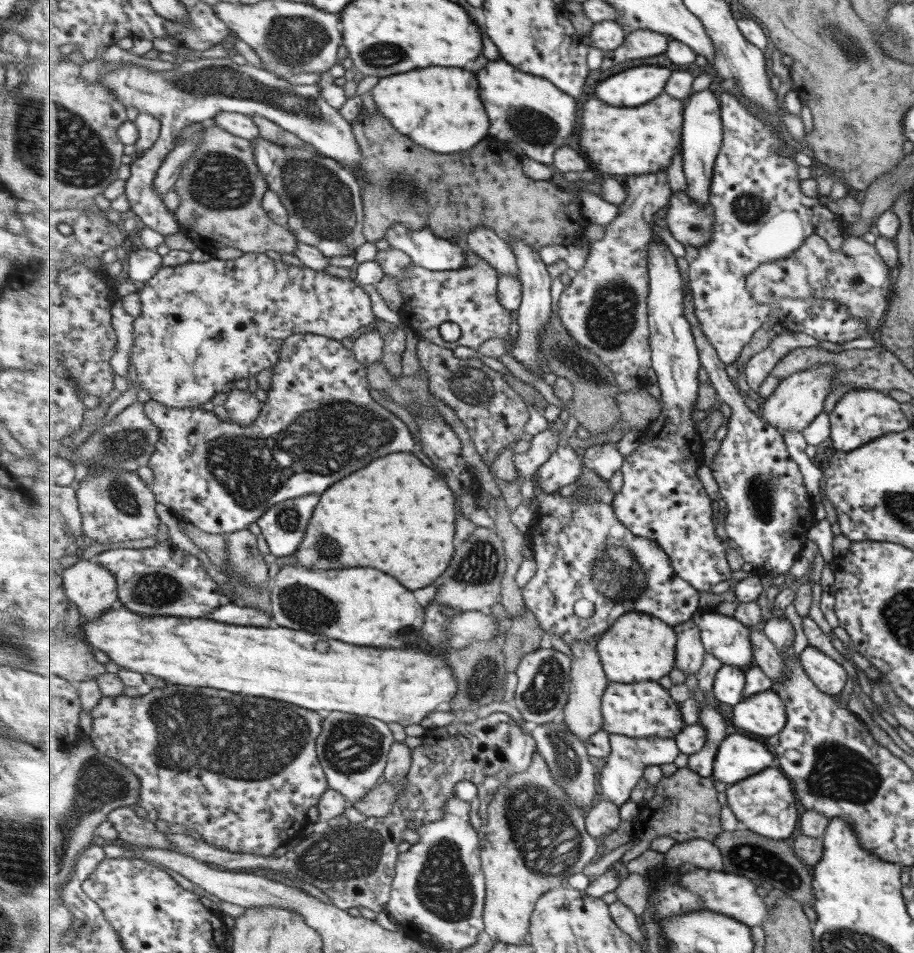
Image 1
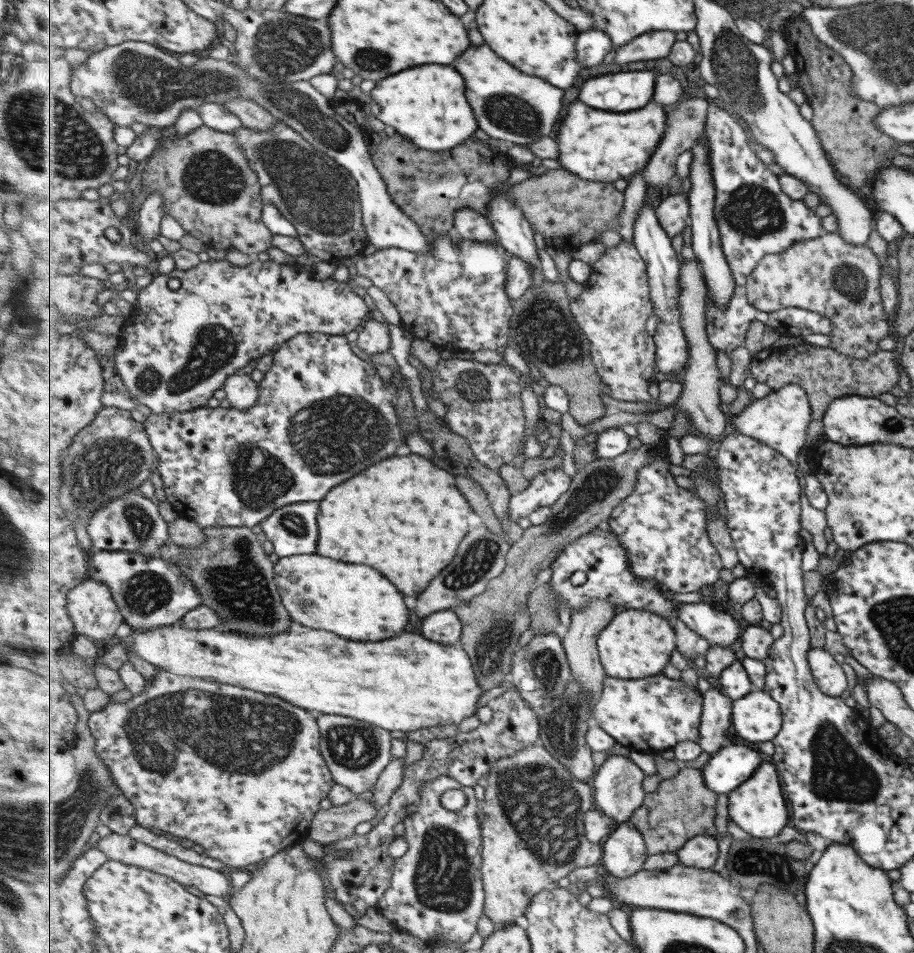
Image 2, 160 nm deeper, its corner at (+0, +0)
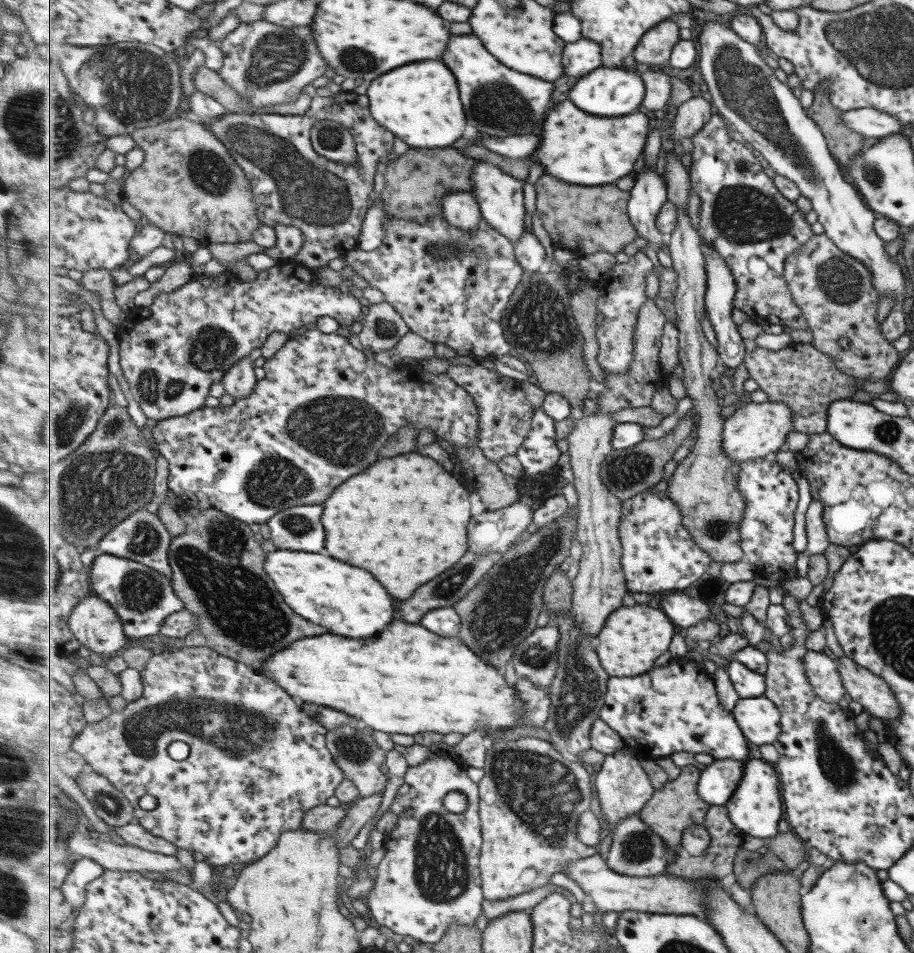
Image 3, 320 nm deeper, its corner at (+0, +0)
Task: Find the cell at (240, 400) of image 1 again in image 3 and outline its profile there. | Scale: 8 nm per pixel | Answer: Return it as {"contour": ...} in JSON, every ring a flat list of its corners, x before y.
{"contour":[[249,357,236,362,222,380,225,392,235,400,249,396,255,390,258,382,253,360]]}

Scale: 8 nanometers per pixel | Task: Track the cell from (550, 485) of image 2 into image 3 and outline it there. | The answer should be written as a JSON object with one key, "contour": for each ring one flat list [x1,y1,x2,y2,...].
{"contour":[[522,502,497,511,485,510,471,520,471,550,475,554,505,552,517,543,519,536,532,528,533,514,539,506]]}

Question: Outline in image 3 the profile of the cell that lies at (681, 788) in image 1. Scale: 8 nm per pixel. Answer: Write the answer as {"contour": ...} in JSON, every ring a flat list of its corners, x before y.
{"contour":[[696,764,683,767,676,779,669,781,661,790,654,792,640,813,643,822,659,836,662,836,668,849,677,853,678,856,685,854,683,847,681,847,682,830,689,828,689,826,704,826,710,810,710,804,707,804,698,793,701,775,702,771,697,768]]}

